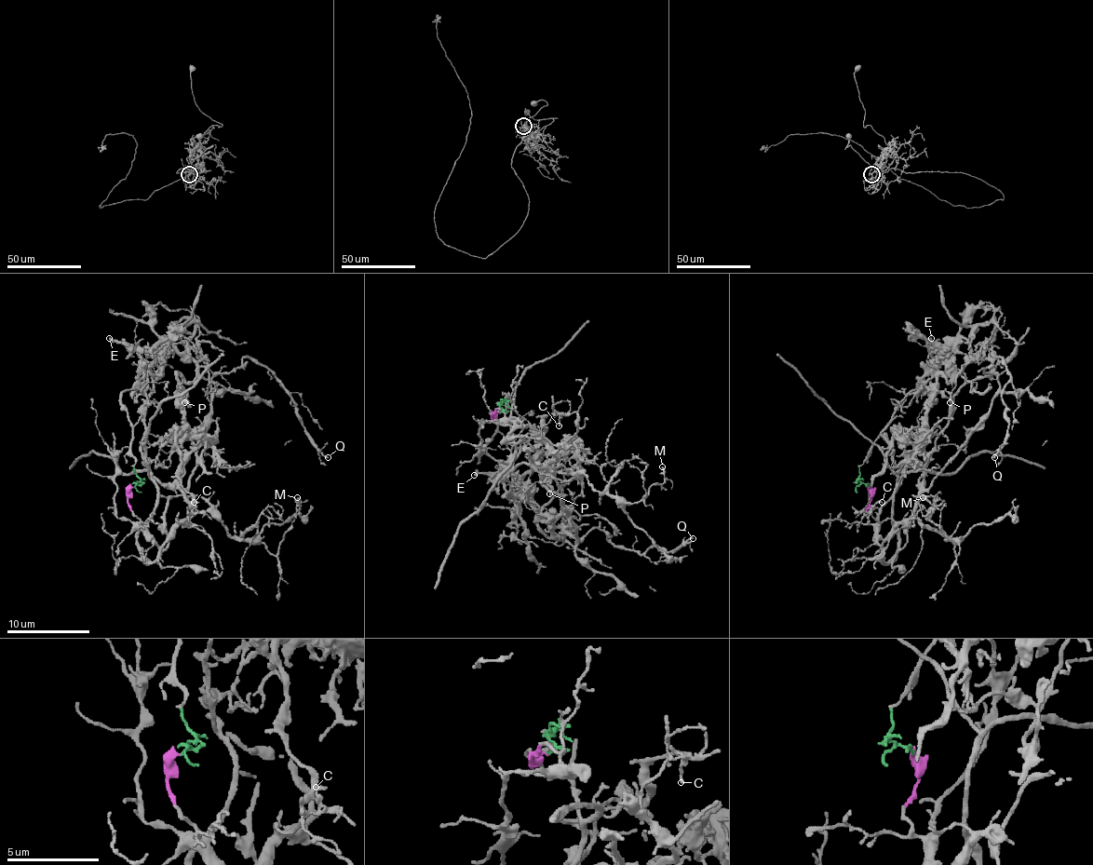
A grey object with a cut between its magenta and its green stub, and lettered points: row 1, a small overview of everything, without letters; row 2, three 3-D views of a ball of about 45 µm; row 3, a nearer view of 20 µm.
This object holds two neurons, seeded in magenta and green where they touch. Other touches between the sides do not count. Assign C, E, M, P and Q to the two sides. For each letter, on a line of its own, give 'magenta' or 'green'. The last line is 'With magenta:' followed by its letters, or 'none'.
C: magenta
E: green
M: magenta
P: green
Q: magenta
With magenta: C, M, Q

